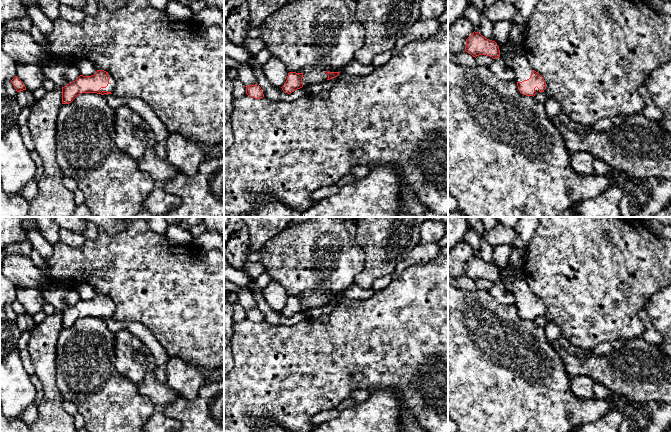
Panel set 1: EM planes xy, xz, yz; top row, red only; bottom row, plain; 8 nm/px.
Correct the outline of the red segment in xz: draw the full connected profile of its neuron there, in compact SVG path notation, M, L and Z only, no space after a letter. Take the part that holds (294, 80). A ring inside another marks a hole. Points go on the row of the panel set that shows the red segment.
M289 72L287 80L284 85L281 87L285 93L292 93L297 89L303 87L302 84L303 73Z

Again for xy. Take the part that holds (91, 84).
M97 70L94 75L80 75L75 81L62 87L62 104L71 103L82 93L112 94L115 88L113 76L104 71Z

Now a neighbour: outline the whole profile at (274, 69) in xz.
M271 56L270 59L262 65L262 69L268 81L277 88L281 88L287 80L289 71L285 64L276 57Z

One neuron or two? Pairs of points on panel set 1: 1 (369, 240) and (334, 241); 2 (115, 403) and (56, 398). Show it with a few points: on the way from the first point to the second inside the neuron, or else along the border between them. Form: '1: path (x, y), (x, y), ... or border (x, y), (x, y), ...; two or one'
1: border (356, 227), (356, 242), (362, 248), (364, 262); two
2: border (55, 377), (57, 387), (64, 399); two

